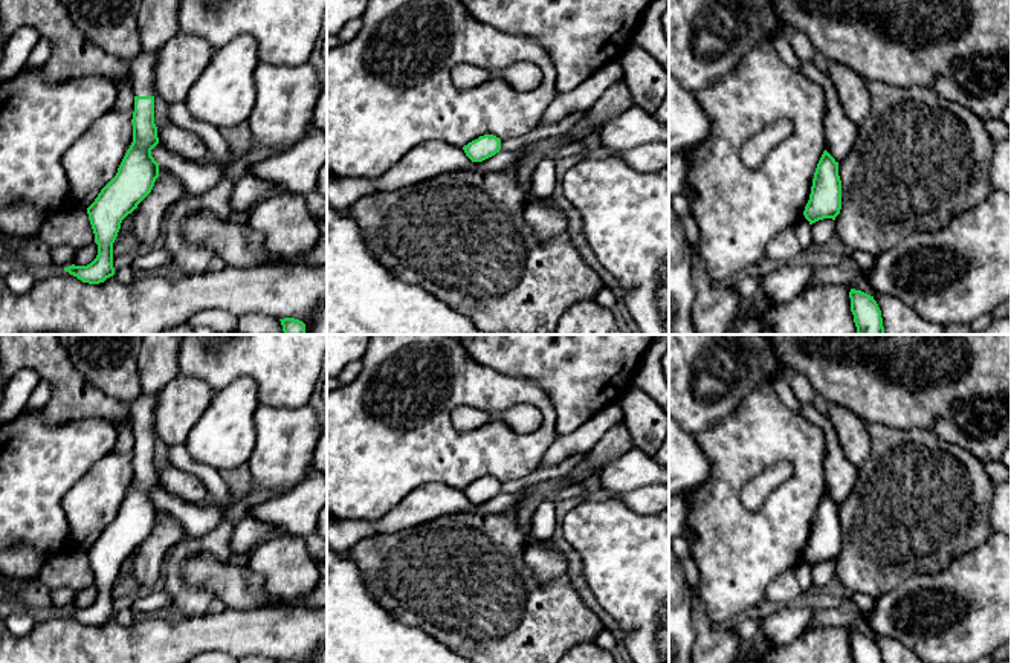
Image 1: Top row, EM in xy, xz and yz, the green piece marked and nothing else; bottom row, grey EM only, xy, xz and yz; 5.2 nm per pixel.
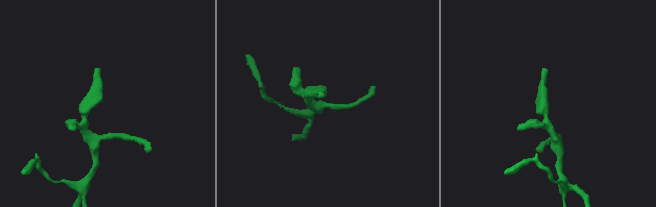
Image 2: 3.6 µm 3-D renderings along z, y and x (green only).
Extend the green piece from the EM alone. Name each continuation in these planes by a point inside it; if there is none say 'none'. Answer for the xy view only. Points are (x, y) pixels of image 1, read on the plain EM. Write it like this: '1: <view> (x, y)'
1: xy (142, 408)

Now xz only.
none

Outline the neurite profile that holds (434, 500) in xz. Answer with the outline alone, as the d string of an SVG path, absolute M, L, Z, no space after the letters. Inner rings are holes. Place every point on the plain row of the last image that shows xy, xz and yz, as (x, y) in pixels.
M428 483L412 490L400 504L374 524L380 533L392 533L460 512L504 513L510 512L522 496L524 492L499 492L495 498L483 504L472 504L463 489L454 489L443 483Z

